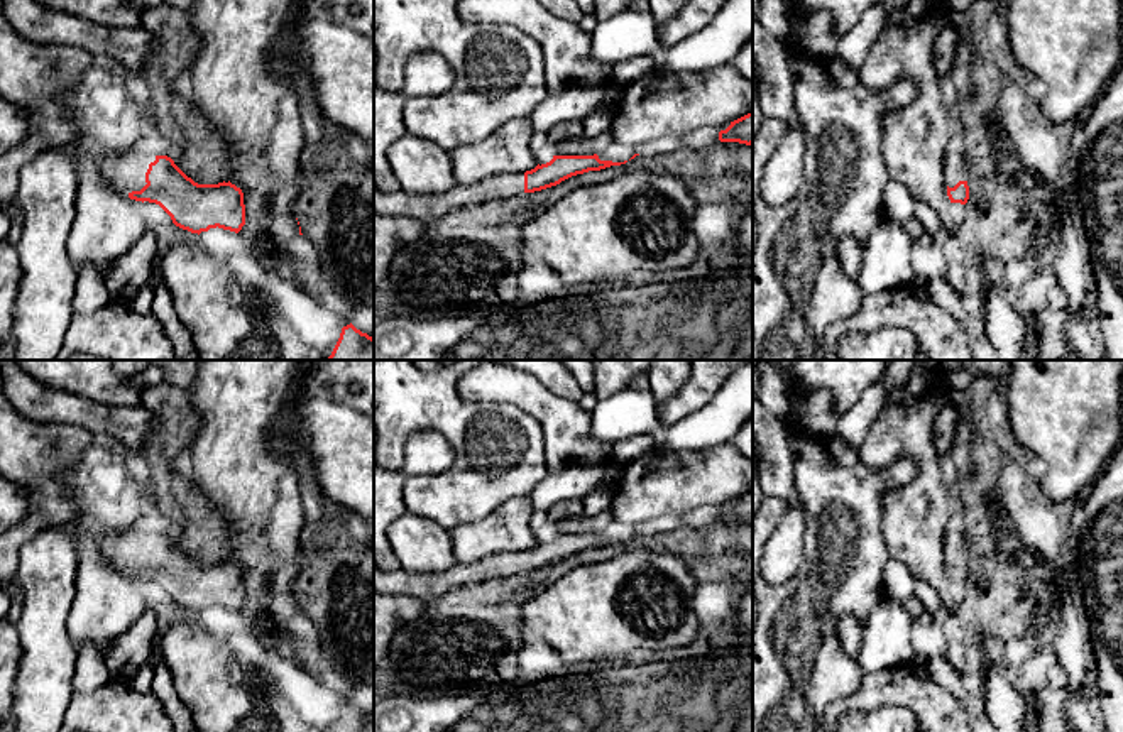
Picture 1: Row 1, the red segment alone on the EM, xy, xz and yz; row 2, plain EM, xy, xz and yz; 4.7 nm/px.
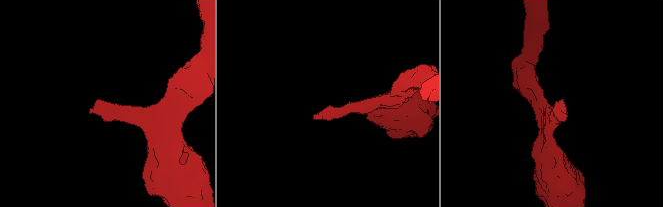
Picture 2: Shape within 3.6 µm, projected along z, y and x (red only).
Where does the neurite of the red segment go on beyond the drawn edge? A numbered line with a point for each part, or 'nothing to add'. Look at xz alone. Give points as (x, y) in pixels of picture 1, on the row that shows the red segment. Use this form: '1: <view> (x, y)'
1: xz (386, 202)

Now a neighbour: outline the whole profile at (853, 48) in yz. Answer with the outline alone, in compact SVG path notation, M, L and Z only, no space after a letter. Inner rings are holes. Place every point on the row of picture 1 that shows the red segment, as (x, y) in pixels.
M876 0L861 20L839 39L835 56L859 71L885 29L888 15L885 0Z

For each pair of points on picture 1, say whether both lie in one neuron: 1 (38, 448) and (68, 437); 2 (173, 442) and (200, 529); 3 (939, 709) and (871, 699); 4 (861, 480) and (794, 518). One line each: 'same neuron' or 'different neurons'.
1: same neuron
2: same neuron
3: same neuron
4: different neurons

